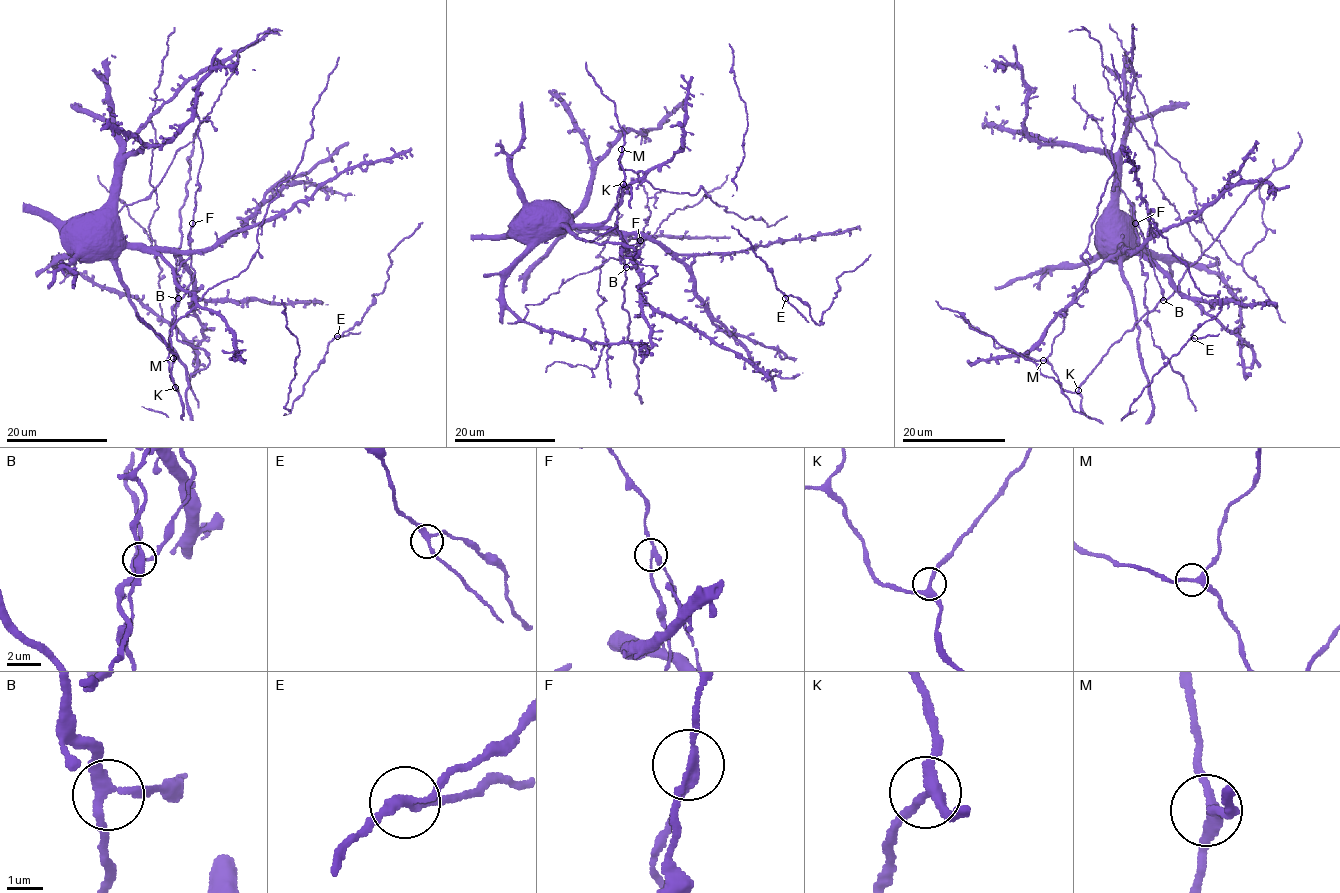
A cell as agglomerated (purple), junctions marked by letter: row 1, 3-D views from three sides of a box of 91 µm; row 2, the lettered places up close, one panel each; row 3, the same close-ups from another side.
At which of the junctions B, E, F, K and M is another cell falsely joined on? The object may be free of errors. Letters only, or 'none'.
F

